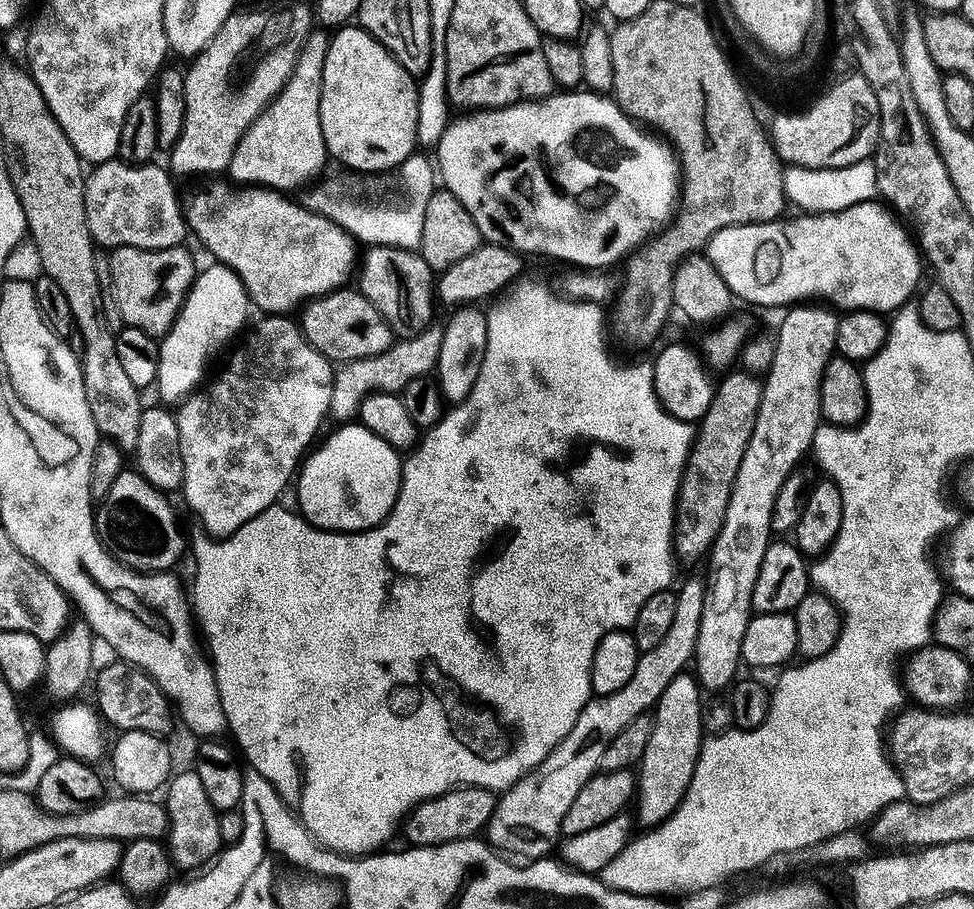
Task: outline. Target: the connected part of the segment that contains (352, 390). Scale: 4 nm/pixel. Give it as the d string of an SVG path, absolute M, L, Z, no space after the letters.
M433 326L422 334L409 340L400 338L395 341L392 348L377 357L362 358L360 361L350 361L336 372L334 394L330 402L330 416L337 422L352 422L360 415L362 402L379 392L391 396L402 394L406 386L415 380L424 380L435 373L438 358L442 354L444 341L444 328Z

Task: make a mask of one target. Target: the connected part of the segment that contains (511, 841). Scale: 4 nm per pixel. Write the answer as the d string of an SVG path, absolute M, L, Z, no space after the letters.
M703 579L688 581L677 593L678 609L669 636L654 650L641 655L633 678L617 694L593 697L578 716L574 728L534 771L503 793L486 829L487 841L506 856L535 862L549 857L554 840L561 837L566 814L578 795L595 777L609 746L636 718L653 711L674 678L683 675L696 655L697 636L705 606L706 584Z

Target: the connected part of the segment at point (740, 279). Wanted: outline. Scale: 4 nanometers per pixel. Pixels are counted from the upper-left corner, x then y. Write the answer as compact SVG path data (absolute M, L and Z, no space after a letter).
M883 203L859 204L841 212L800 214L797 217L797 220L781 218L769 224L734 226L714 234L706 249L708 261L716 267L718 274L722 274L737 301L745 300L760 308L787 309L808 301L819 301L816 300L819 296L825 296L833 300L828 302L837 309L844 308L840 310L845 313L877 314L895 314L911 301L908 299L920 284L922 253L909 229Z

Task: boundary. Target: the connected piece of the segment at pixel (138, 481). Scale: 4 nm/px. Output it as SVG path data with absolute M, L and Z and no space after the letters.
M126 470L118 482L114 482L110 494L99 501L96 532L119 564L145 574L172 572L175 569L175 564L184 556L186 536L184 540L176 525L176 512L168 500L171 499L159 492L139 471Z

